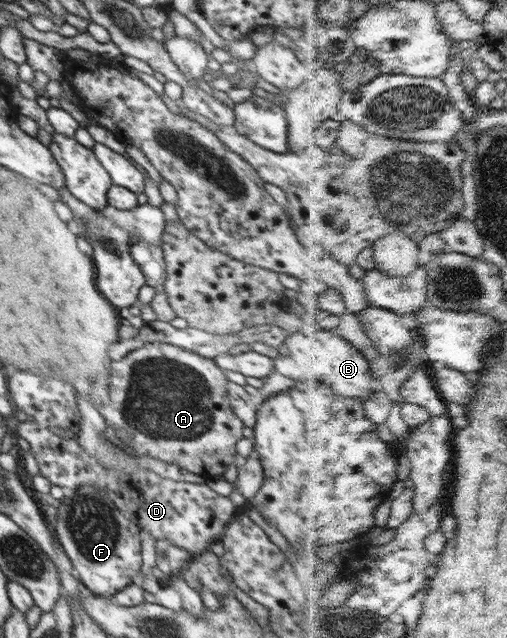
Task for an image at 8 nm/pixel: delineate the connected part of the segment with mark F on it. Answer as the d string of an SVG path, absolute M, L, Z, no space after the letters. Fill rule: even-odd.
M81 485L67 492L58 506L55 536L65 550L73 568L79 573L79 580L99 597L111 597L137 580L142 565L141 528L120 511L107 493L100 492L97 486Z

